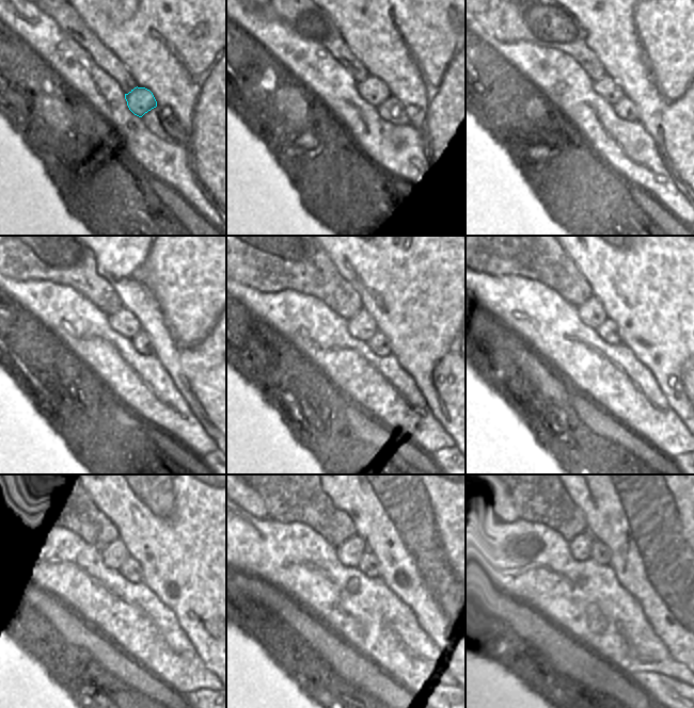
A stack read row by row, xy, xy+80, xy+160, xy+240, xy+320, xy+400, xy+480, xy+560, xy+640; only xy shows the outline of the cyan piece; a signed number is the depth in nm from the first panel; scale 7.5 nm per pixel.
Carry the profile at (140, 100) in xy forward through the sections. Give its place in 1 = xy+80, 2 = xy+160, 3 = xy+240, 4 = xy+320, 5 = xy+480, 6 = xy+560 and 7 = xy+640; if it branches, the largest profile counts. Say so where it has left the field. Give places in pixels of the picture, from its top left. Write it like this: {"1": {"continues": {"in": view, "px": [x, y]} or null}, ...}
{"1": {"continues": {"in": "xy+80", "px": [375, 92]}}, "2": {"continues": {"in": "xy+160", "px": [608, 89]}}, "3": {"continues": {"in": "xy+240", "px": [124, 322]}}, "4": {"continues": {"in": "xy+320", "px": [362, 326]}}, "5": {"continues": {"in": "xy+480", "px": [113, 554]}}, "6": {"continues": {"in": "xy+560", "px": [349, 552]}}, "7": {"continues": {"in": "xy+640", "px": [580, 547]}}}

